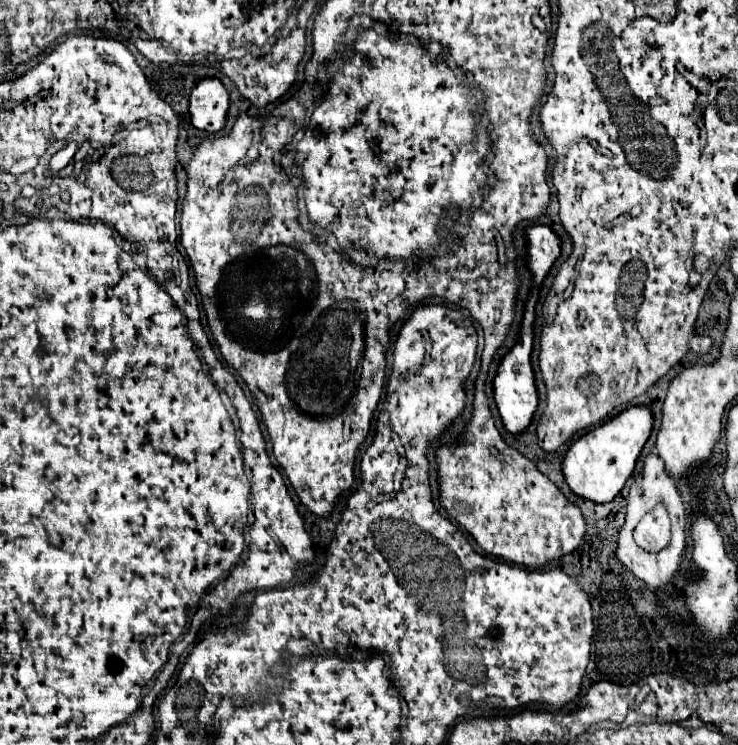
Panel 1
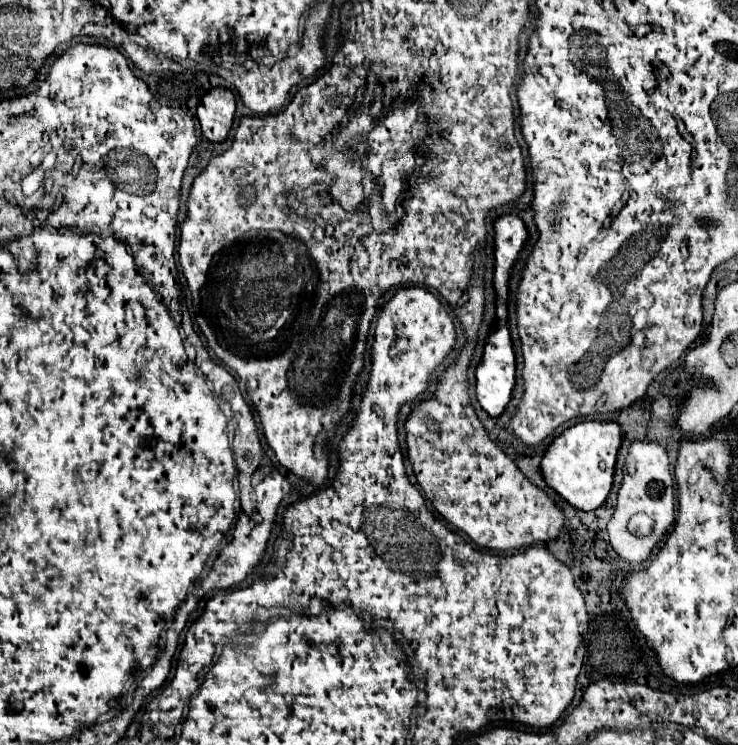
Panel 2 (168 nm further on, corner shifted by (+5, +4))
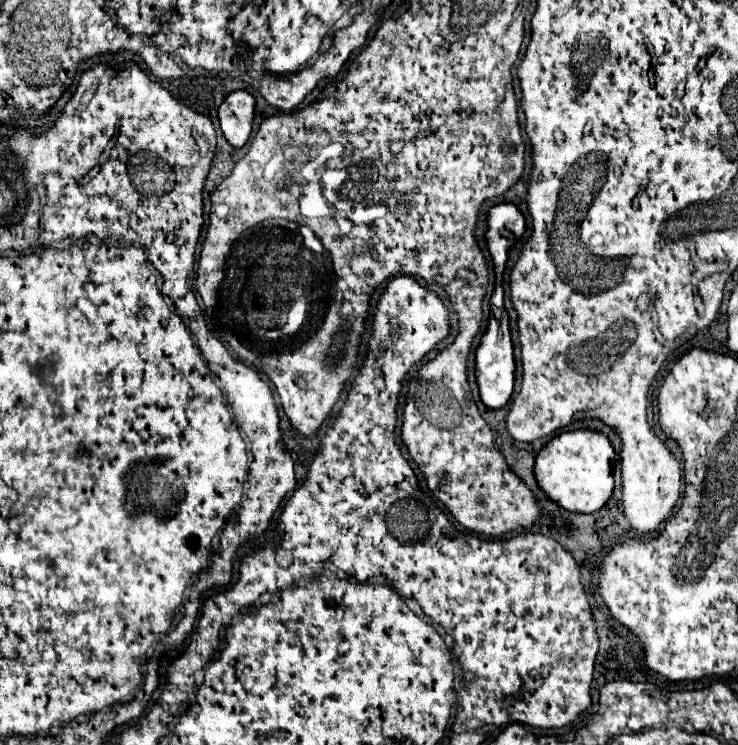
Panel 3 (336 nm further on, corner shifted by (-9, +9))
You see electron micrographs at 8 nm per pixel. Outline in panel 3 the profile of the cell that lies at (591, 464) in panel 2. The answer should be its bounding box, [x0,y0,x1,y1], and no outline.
[534,430,616,512]

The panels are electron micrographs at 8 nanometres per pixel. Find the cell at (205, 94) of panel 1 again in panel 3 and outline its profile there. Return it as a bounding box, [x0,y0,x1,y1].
[218,90,254,148]

